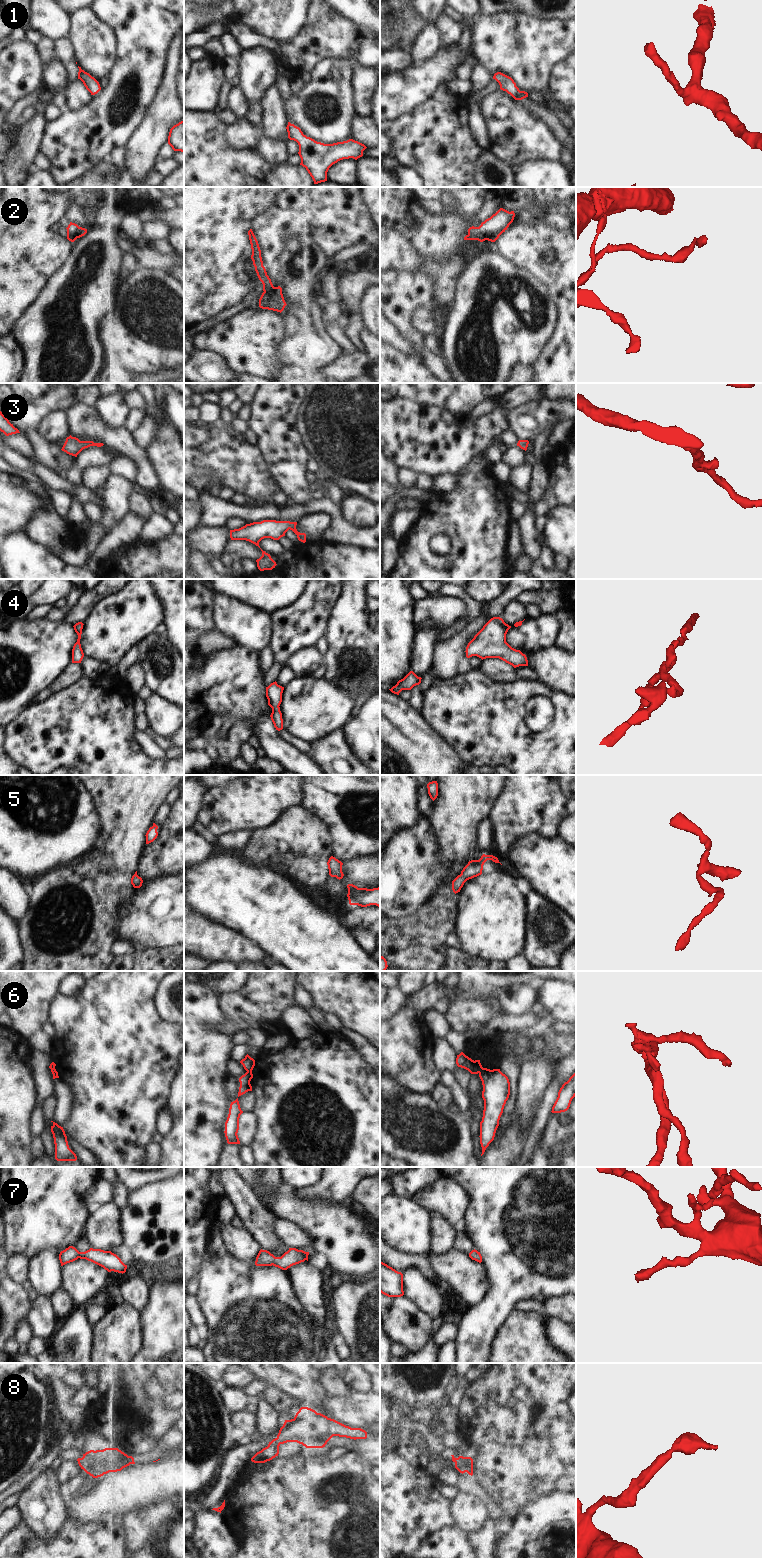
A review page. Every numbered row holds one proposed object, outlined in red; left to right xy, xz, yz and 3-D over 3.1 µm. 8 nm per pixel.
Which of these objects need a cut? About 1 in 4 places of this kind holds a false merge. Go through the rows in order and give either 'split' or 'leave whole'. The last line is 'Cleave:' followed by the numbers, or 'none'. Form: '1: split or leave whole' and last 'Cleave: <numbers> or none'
1: leave whole
2: leave whole
3: leave whole
4: leave whole
5: leave whole
6: split
7: leave whole
8: leave whole
Cleave: 6

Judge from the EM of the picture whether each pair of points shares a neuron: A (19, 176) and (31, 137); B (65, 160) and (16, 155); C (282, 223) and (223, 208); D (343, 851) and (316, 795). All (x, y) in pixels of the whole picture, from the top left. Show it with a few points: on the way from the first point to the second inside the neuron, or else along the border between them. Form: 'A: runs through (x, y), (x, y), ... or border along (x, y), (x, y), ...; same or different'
A: runs through (19, 166), (19, 157), (26, 147); same
B: border along (44, 128), (44, 133), (39, 143), (39, 151); different
C: border along (273, 201), (252, 219), (250, 228); different
D: runs through (343, 837), (343, 823), (330, 809); same

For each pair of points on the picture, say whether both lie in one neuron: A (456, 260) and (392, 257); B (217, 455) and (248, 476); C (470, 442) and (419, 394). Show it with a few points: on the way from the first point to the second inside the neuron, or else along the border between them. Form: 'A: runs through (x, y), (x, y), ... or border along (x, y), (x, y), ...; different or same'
A: runs through (440, 268), (432, 268), (408, 259); same
B: runs through (225, 455), (240, 468); same
C: border along (408, 399), (425, 407), (445, 408), (453, 414); different

